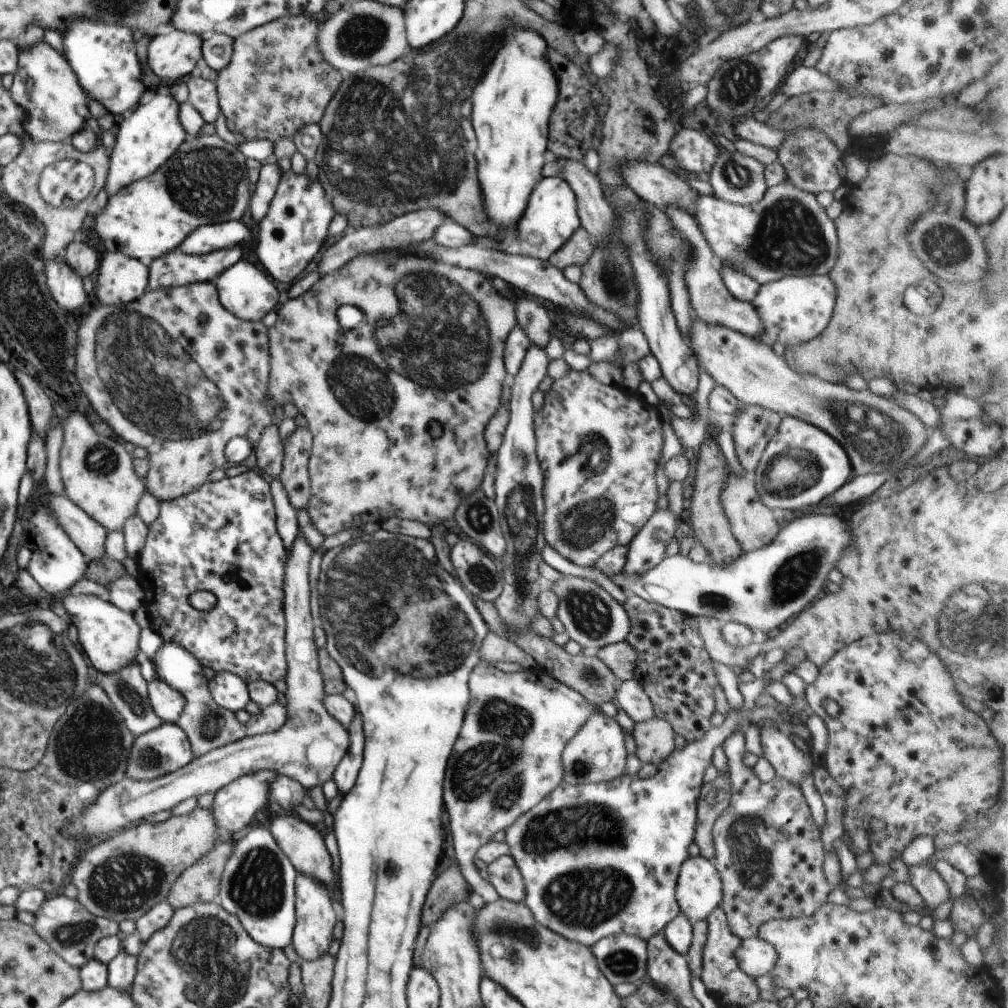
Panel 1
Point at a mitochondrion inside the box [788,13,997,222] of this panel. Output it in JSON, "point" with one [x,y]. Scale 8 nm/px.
{"point":[911,184]}

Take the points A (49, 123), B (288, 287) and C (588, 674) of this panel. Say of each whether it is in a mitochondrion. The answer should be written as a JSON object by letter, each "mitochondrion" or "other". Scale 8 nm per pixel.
{"A":"mitochondrion","B":"other","C":"mitochondrion"}

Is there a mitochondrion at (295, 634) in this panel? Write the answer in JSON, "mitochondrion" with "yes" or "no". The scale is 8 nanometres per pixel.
{"mitochondrion":"no"}

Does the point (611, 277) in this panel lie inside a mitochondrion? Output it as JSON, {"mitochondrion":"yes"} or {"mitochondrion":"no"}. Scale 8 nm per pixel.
{"mitochondrion":"yes"}

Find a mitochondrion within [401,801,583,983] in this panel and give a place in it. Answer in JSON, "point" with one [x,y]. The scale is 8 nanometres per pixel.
{"point":[527,936]}

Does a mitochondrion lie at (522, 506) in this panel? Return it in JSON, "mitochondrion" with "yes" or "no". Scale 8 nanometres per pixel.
{"mitochondrion":"yes"}

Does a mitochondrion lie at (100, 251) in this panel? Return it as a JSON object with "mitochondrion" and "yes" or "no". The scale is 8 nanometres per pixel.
{"mitochondrion":"no"}

